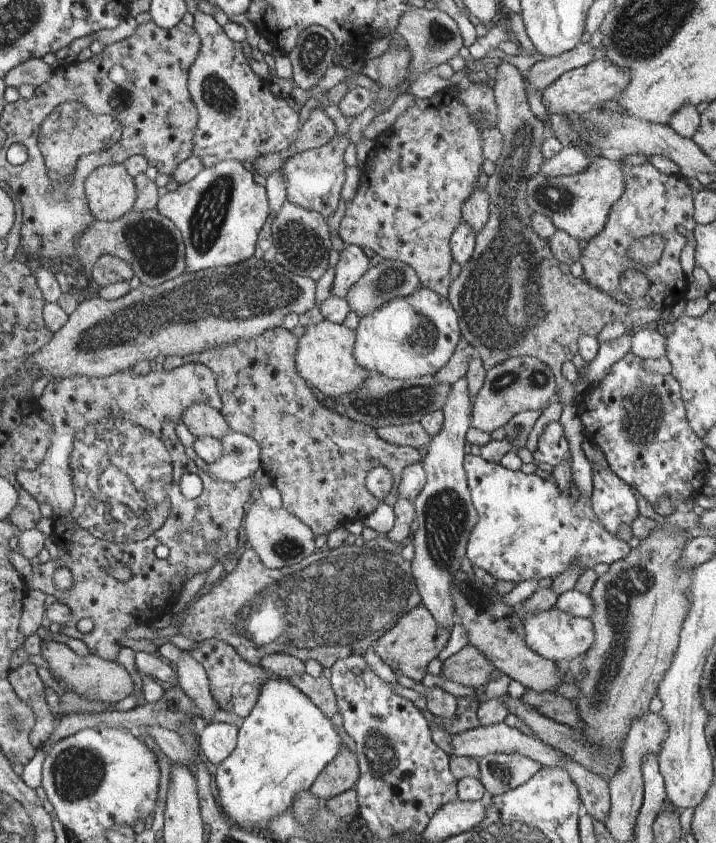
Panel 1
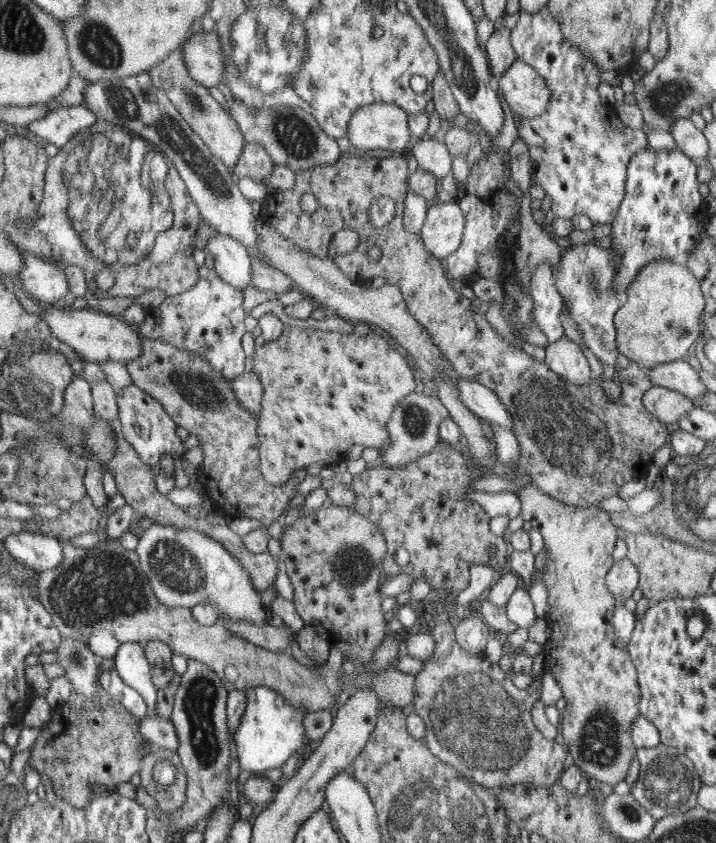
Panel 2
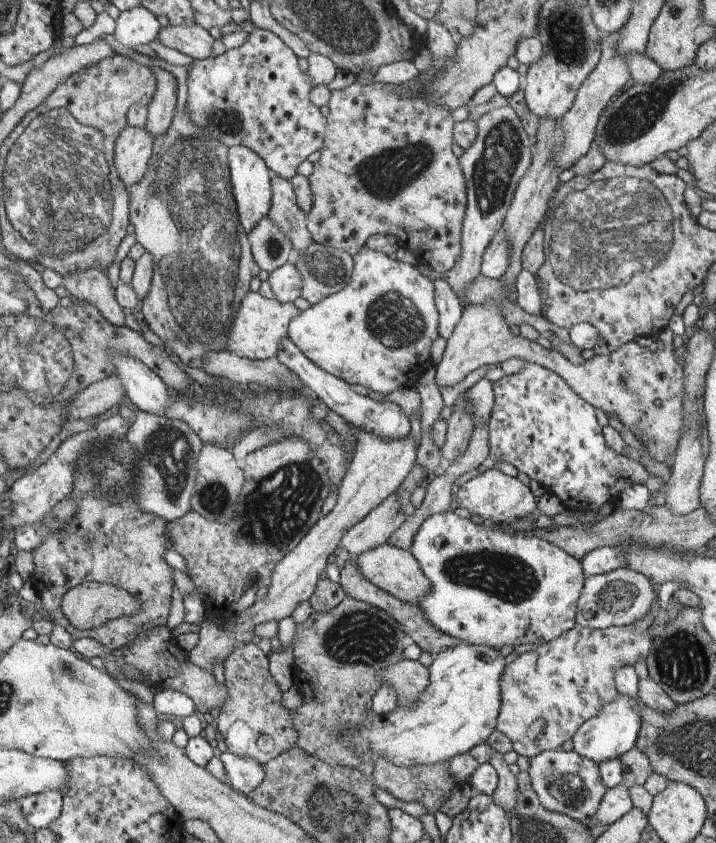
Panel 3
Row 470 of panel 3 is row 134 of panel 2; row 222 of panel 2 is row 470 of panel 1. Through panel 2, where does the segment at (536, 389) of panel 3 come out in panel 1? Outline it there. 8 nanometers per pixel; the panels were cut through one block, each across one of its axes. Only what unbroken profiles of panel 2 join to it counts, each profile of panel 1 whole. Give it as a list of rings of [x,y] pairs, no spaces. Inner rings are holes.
[[[592,466],[592,471],[593,511],[597,520],[616,535],[621,524],[631,526],[632,521],[639,515],[638,502],[631,486],[625,484],[625,481],[610,468],[604,470]]]

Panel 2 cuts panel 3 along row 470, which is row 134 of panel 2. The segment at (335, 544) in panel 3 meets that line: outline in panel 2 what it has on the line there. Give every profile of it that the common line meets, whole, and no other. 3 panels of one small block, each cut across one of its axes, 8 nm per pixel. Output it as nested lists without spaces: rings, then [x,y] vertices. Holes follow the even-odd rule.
[[[374,103],[359,108],[350,120],[348,140],[351,149],[390,150],[400,154],[413,142],[408,113],[396,104]]]

